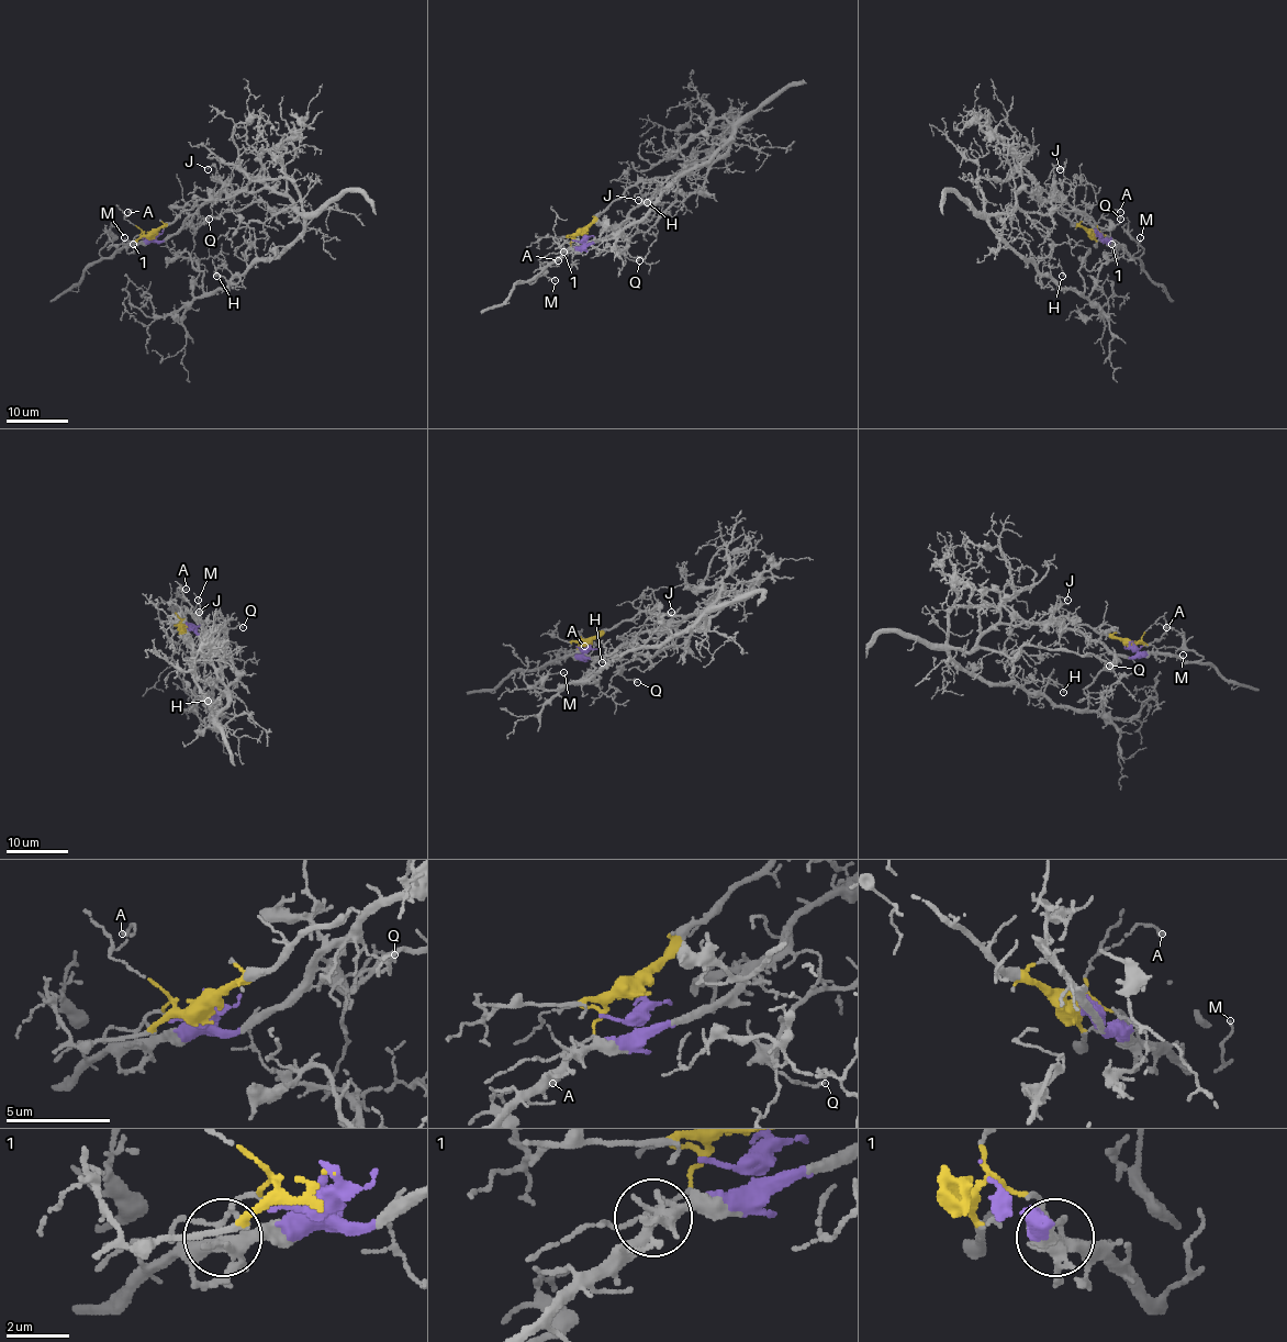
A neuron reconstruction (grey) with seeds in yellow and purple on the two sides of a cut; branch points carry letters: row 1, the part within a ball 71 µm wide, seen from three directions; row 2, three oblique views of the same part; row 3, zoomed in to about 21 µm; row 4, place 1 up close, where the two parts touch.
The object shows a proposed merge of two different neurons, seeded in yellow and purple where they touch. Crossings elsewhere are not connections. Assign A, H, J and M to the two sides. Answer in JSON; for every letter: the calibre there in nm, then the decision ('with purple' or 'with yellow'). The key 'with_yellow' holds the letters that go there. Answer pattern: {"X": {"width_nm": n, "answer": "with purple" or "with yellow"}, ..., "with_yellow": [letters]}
{"A": {"width_nm": 130, "answer": "with yellow"}, "H": {"width_nm": 160, "answer": "with yellow"}, "J": {"width_nm": 140, "answer": "with purple"}, "M": {"width_nm": 110, "answer": "with purple"}, "with_yellow": ["A", "H"]}

